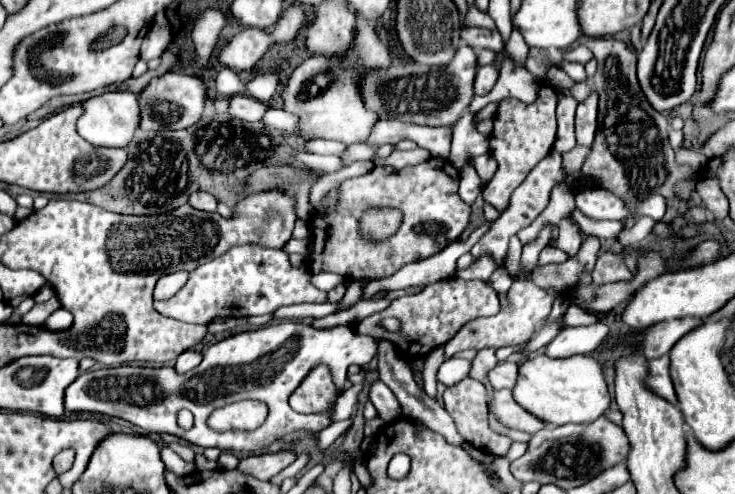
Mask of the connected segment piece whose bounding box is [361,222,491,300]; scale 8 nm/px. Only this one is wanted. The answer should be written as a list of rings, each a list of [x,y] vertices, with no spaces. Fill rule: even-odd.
[[[485,222],[483,226],[475,228],[473,234],[467,240],[457,240],[453,244],[449,244],[447,248],[443,248],[439,254],[421,260],[421,262],[413,262],[403,266],[399,272],[395,272],[389,278],[383,280],[369,280],[363,286],[363,294],[361,300],[369,300],[371,296],[375,296],[377,292],[381,292],[381,288],[389,290],[399,290],[399,288],[409,288],[409,286],[427,286],[431,282],[443,280],[447,276],[451,276],[455,272],[455,260],[461,254],[467,254],[471,250],[471,246],[481,238],[481,234],[489,228],[491,224]]]

